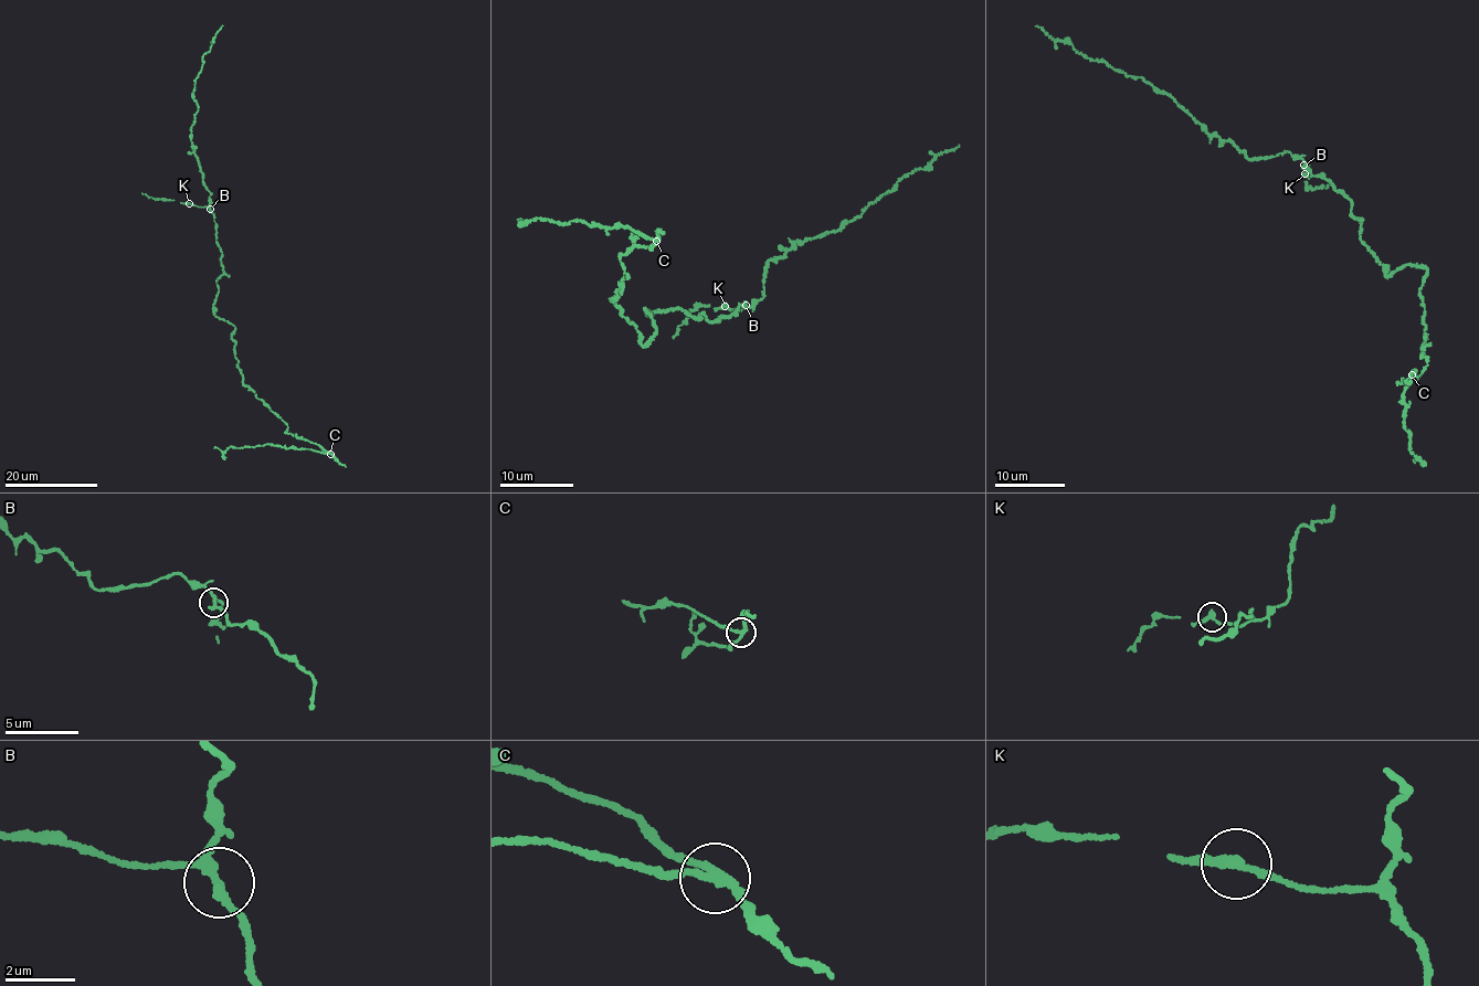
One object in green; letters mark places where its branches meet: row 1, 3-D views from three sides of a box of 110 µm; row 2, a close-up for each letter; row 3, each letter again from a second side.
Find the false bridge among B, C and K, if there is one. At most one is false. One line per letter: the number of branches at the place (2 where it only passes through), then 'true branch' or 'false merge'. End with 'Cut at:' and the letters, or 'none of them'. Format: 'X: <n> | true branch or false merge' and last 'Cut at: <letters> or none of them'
B: 3 | true branch
C: 3 | false merge
K: 2 | true branch
Cut at: C

